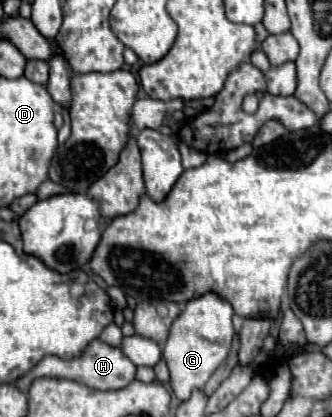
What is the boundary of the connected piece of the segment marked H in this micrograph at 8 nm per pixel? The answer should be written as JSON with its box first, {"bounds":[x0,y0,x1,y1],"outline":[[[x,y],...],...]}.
{"bounds":[16,340,136,392],"outline":[[[92,340],[86,350],[78,356],[78,358],[70,358],[70,360],[64,360],[64,358],[58,358],[58,356],[46,356],[42,358],[42,362],[38,362],[38,366],[34,366],[32,370],[28,370],[22,378],[16,380],[16,386],[22,390],[22,392],[28,392],[30,384],[36,380],[36,378],[42,378],[42,376],[50,376],[50,378],[66,378],[66,380],[76,380],[80,384],[86,384],[90,388],[96,388],[96,390],[118,390],[118,388],[124,388],[128,386],[134,378],[136,378],[136,366],[122,354],[120,348],[116,346],[110,346],[102,340]]]}

